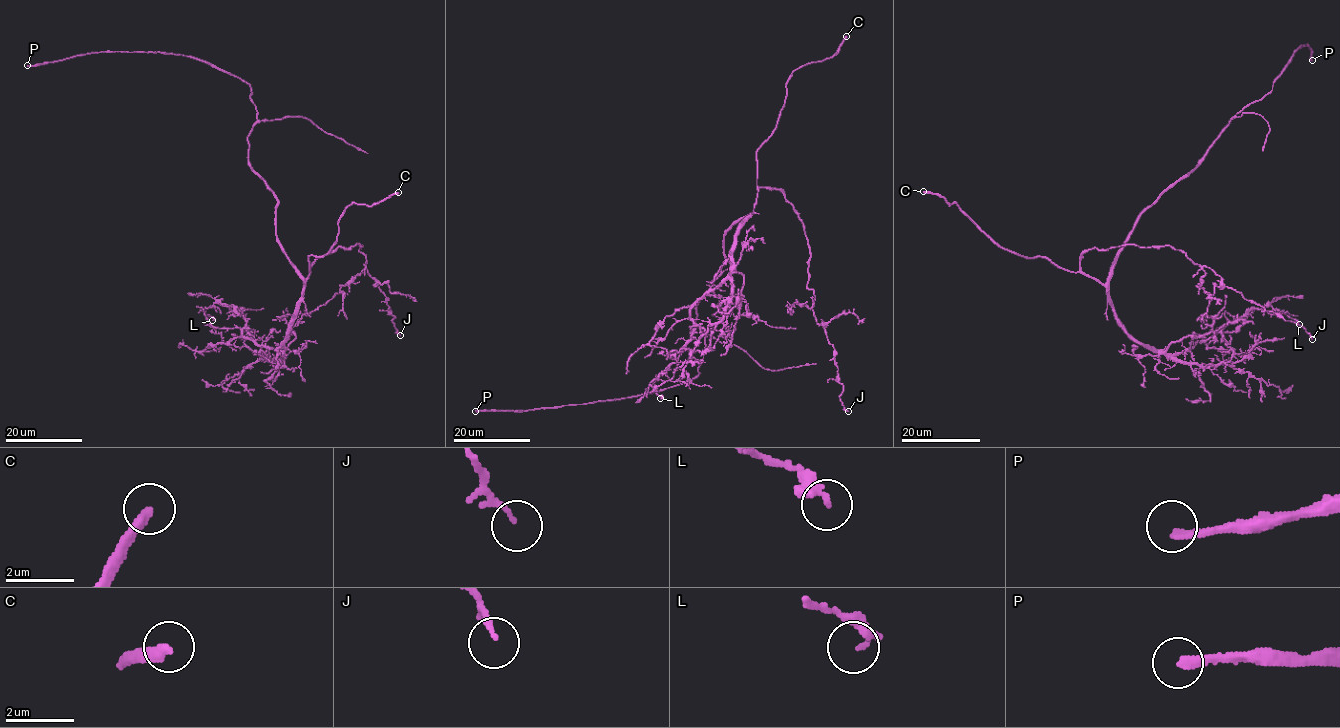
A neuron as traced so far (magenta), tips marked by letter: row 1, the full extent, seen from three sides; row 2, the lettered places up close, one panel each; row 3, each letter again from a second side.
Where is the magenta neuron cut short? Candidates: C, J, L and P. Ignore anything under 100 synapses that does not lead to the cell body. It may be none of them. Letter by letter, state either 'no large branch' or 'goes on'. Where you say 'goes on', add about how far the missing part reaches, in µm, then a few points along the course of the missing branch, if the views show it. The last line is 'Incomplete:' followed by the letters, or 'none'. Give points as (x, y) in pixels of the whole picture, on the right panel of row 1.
C: no large branch
J: no large branch
L: no large branch
P: goes on; about 160 µm are missing; missing branch runs (1312, 60), (1275, 127), (1290, 161), (1273, 266), (1307, 274)
Incomplete: P

